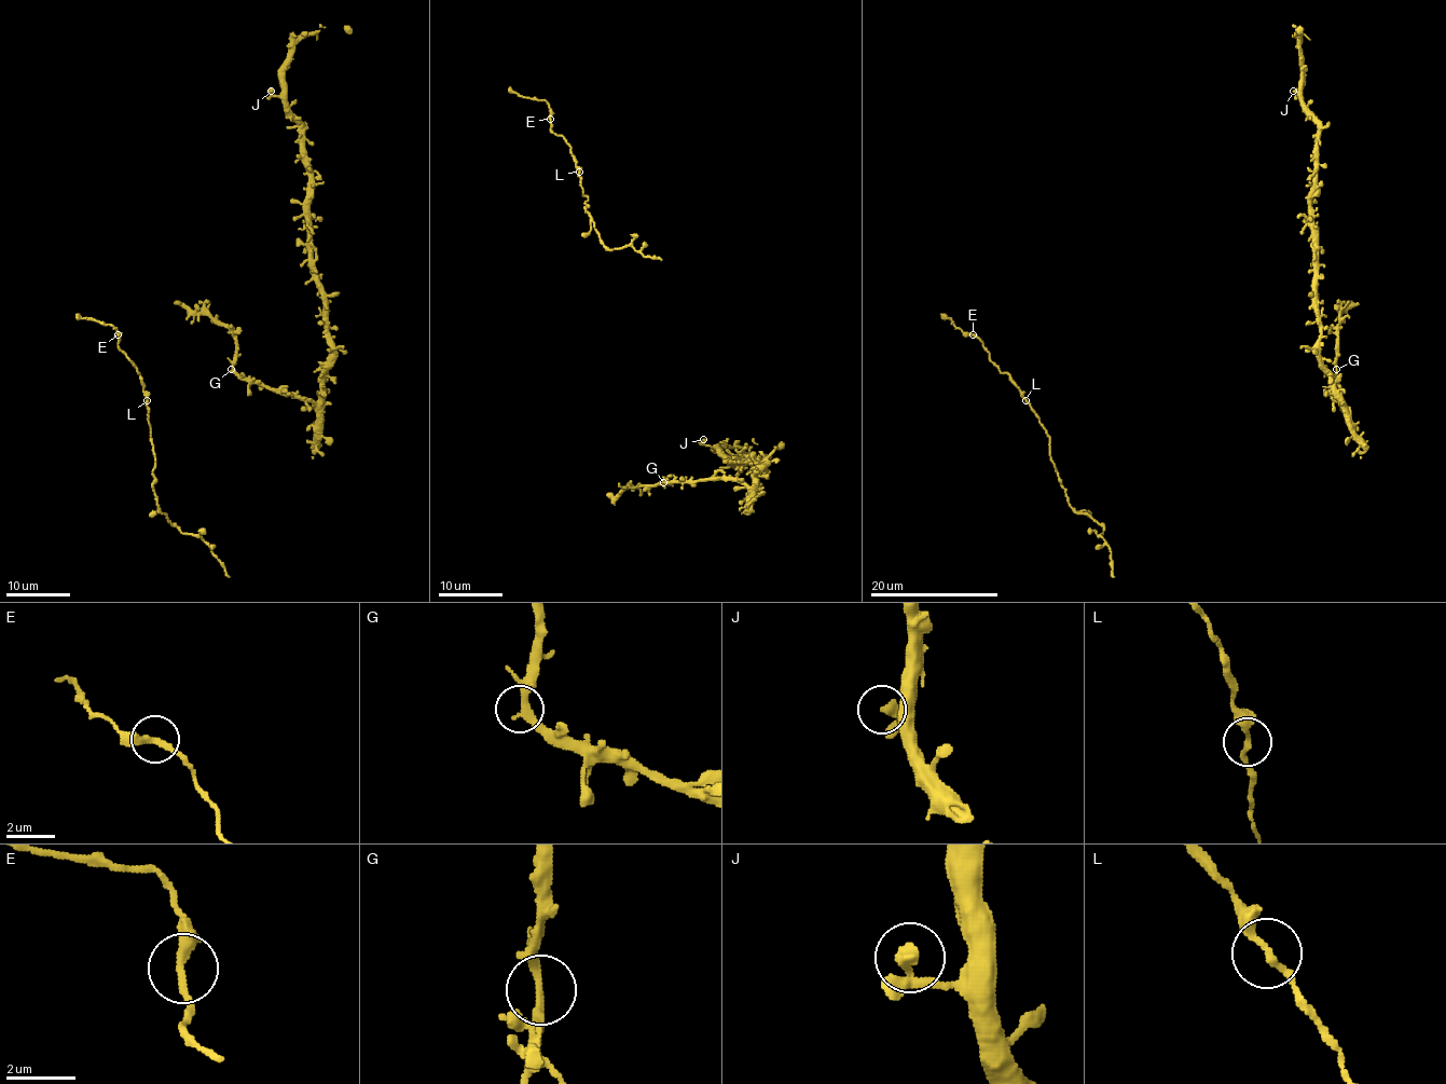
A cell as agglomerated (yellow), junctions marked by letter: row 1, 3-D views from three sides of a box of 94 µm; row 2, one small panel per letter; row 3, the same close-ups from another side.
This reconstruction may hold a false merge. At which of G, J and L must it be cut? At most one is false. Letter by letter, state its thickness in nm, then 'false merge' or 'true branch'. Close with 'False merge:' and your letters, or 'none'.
G: 280 nm | true branch
J: 280 nm | true branch
L: 240 nm | true branch
False merge: none

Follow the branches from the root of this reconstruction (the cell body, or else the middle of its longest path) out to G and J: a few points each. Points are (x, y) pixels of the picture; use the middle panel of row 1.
G: (682, 477), (679, 481), (663, 482)
J: (682, 477), (683, 481), (737, 479), (749, 488), (765, 465), (740, 457), (732, 464), (703, 439)

